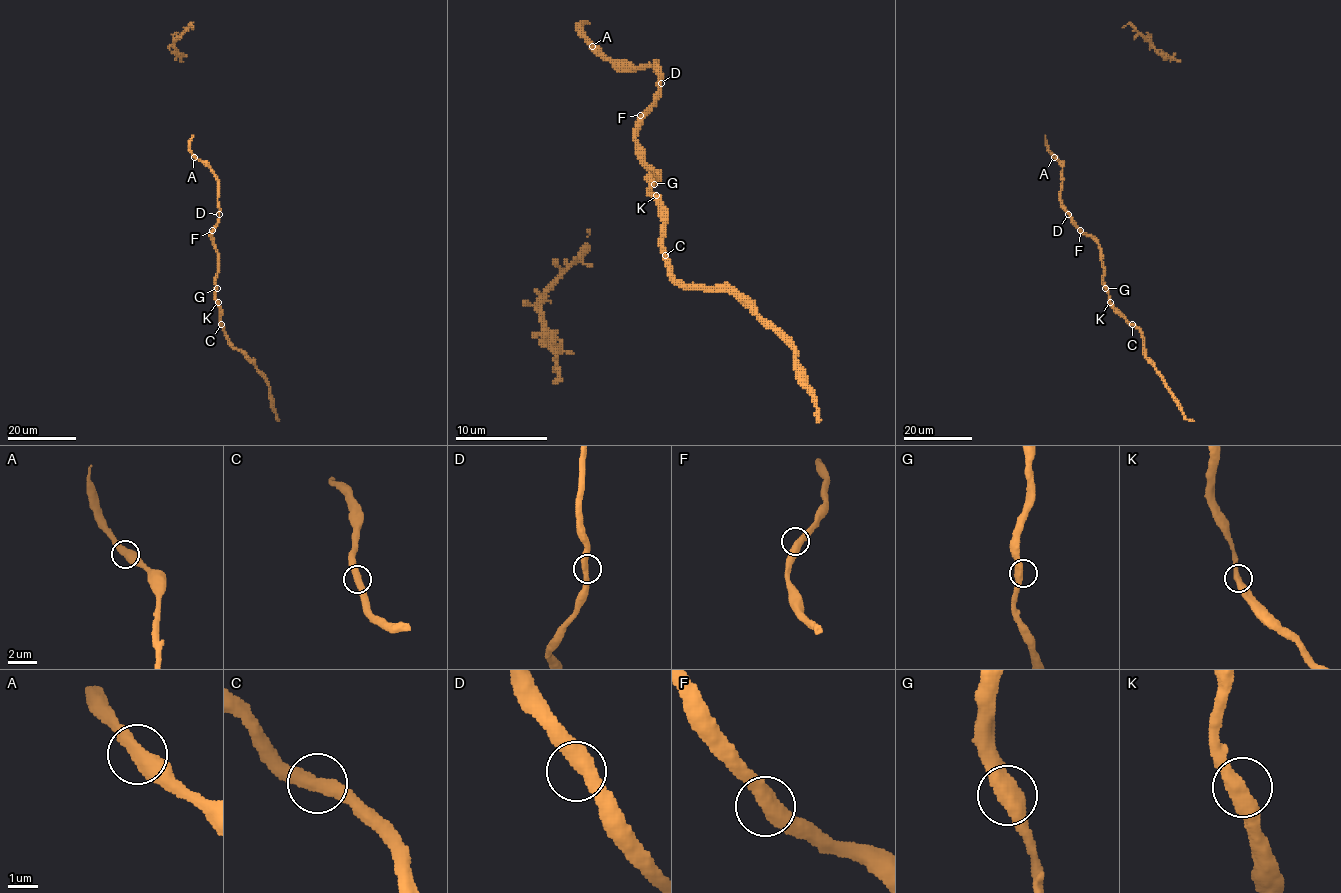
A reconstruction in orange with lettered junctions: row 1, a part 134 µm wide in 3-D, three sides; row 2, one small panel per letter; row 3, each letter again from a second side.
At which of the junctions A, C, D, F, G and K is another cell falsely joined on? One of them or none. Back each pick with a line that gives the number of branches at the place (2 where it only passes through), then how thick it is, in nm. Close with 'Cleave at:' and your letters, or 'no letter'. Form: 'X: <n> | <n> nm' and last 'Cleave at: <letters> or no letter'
Cleave at: no letter

